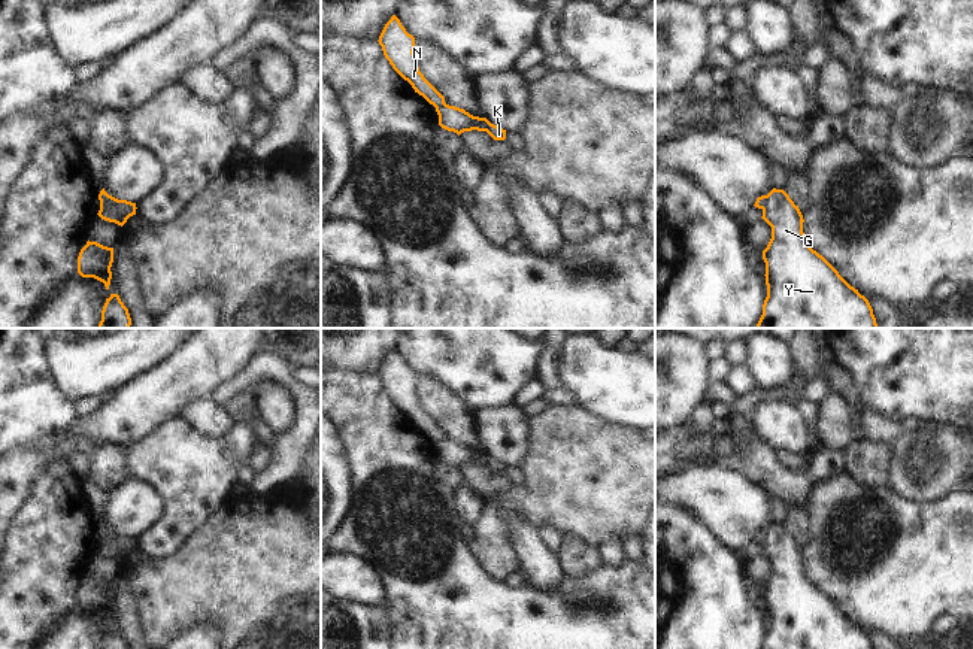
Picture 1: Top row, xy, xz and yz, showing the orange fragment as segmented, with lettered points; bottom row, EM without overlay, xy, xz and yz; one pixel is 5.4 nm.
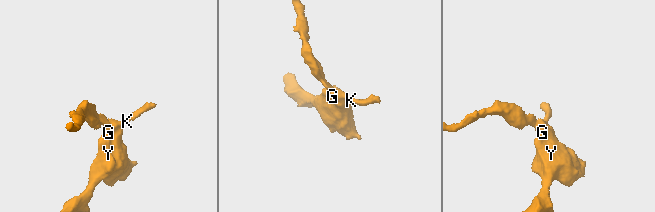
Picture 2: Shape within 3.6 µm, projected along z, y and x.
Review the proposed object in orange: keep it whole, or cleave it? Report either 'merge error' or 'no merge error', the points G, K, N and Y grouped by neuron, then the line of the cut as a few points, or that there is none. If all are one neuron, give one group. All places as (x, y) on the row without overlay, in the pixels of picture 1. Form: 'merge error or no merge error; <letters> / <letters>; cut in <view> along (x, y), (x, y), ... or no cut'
merge error; G K Y / N; cut in xz along (445, 437), (436, 442)

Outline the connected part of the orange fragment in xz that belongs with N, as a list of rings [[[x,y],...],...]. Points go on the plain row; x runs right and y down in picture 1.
[[[395,349],[385,358],[378,376],[392,403],[412,419],[415,427],[434,442],[445,439],[445,431],[419,406],[413,388],[415,371],[406,366]]]

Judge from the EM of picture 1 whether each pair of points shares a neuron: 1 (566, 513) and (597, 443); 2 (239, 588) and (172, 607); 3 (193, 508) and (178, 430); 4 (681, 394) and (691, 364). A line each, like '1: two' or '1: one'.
1: one
2: one
3: one
4: one

